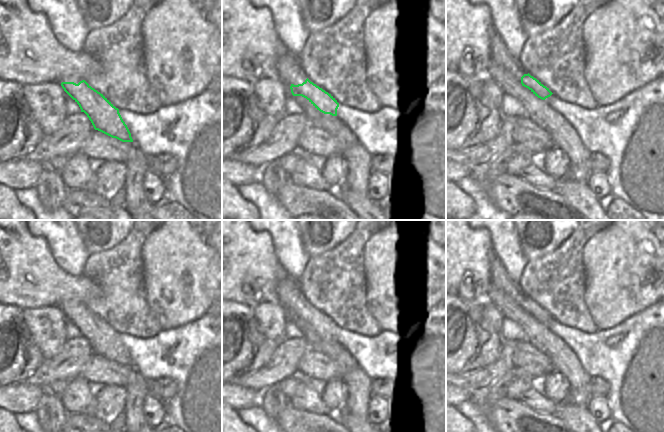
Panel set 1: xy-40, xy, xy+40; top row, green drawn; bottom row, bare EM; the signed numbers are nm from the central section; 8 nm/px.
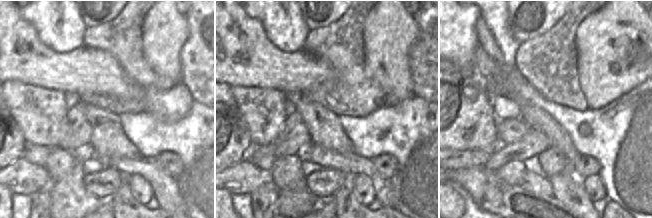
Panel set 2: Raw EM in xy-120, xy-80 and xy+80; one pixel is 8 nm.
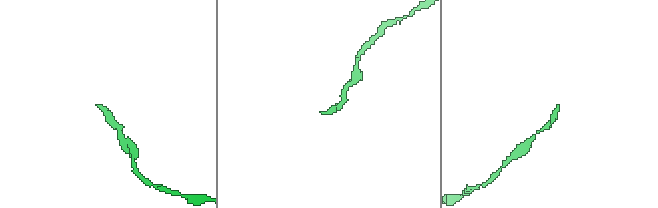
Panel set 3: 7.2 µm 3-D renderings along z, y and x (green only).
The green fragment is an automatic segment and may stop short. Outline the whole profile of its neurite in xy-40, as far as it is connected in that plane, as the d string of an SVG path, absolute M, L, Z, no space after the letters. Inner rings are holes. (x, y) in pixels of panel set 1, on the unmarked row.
M66 300L61 304L64 315L79 329L81 336L87 339L95 354L122 366L133 366L119 333L103 318L78 300Z

